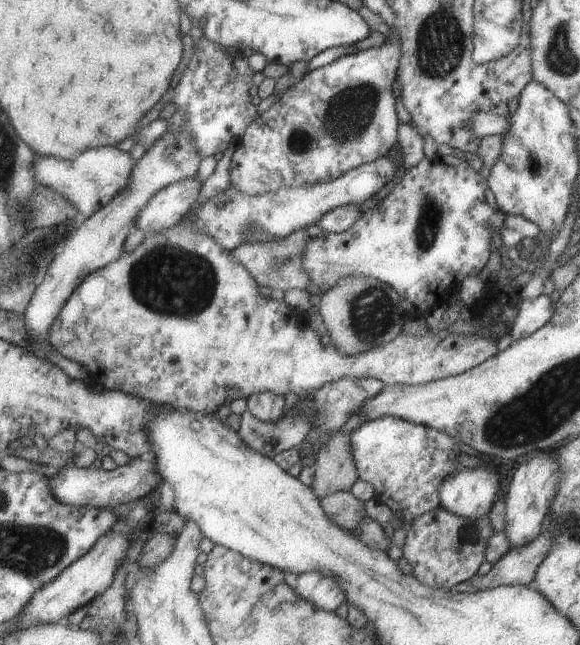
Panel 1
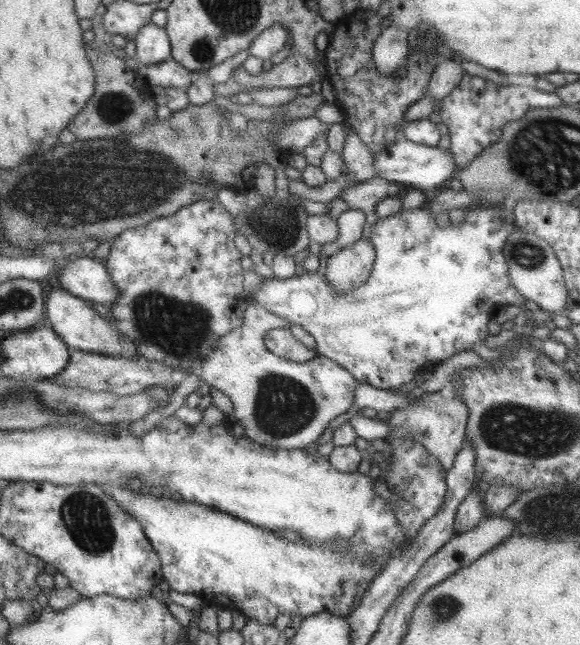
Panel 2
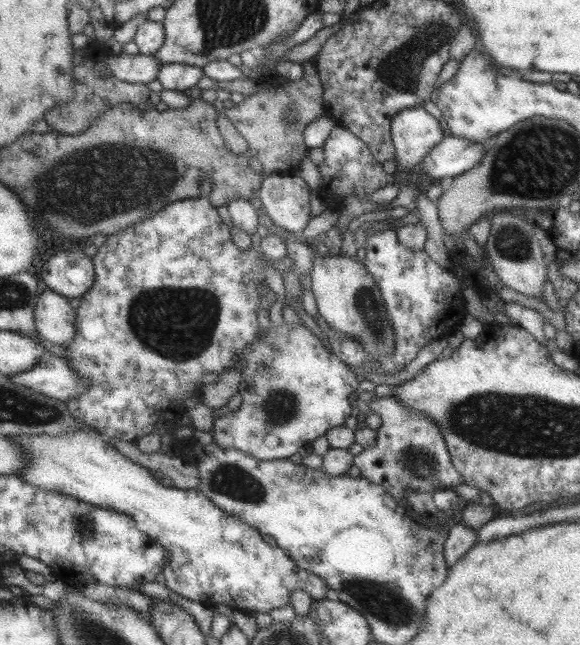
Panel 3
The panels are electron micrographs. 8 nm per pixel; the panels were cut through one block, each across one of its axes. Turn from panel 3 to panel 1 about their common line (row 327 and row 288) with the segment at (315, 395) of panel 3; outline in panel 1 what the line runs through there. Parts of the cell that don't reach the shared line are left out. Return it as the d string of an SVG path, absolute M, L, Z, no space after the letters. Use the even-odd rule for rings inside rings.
M300 229L286 237L270 240L270 242L241 244L229 253L232 254L232 258L236 262L240 262L248 270L260 288L280 289L284 293L293 288L307 291L313 282L310 280L310 276L306 274L306 270L302 268L302 254L304 254L304 246L308 240L310 240L308 230Z

